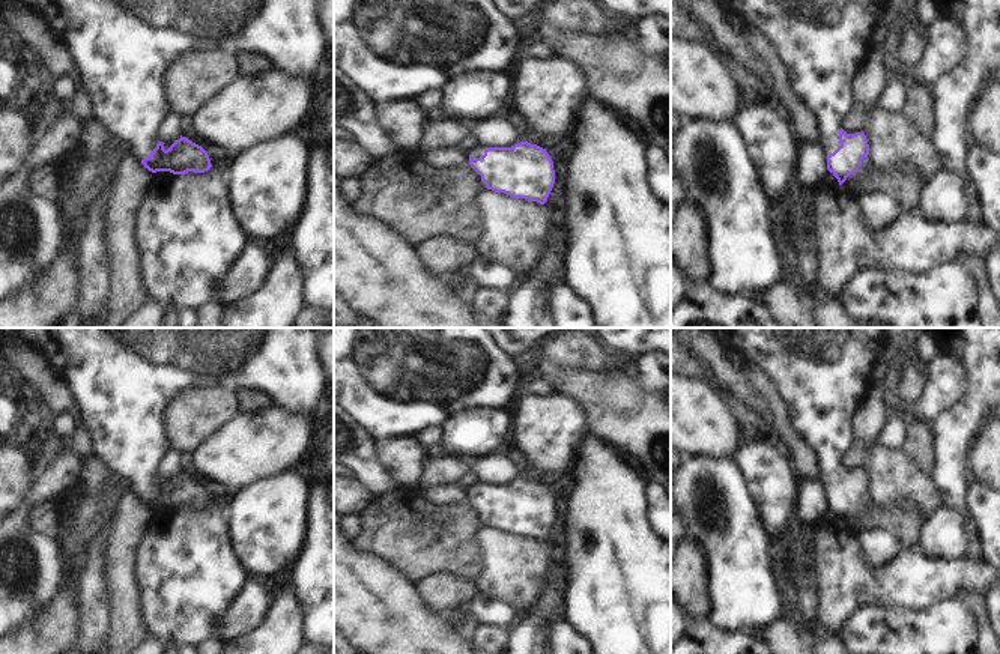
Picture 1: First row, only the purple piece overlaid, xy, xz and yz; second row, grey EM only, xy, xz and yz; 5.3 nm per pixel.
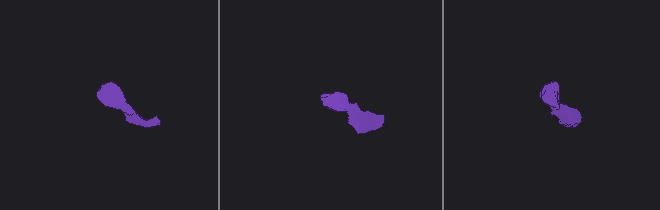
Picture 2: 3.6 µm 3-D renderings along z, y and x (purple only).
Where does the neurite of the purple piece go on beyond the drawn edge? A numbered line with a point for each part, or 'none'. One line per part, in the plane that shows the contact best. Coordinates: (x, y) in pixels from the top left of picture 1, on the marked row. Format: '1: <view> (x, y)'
1: yz (823, 44)

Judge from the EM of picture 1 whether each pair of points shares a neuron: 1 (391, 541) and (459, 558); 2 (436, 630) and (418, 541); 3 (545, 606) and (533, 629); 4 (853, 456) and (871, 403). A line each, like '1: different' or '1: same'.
1: same
2: different
3: same
4: same

